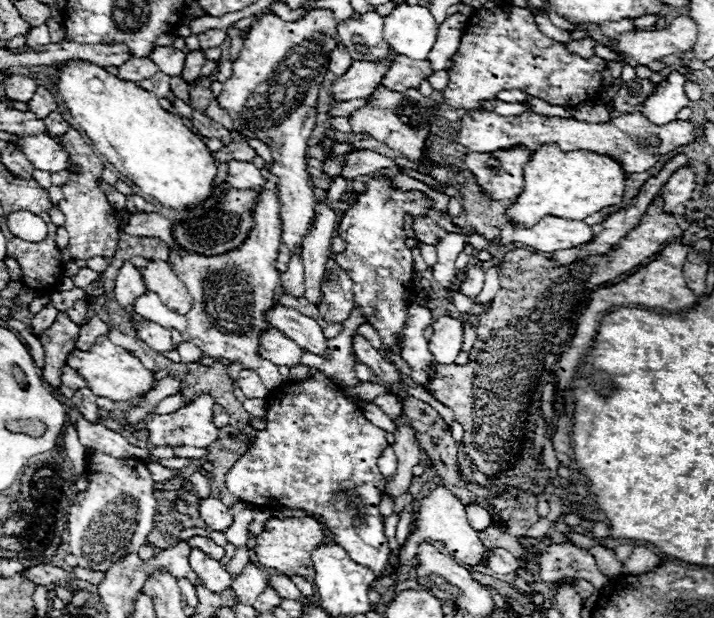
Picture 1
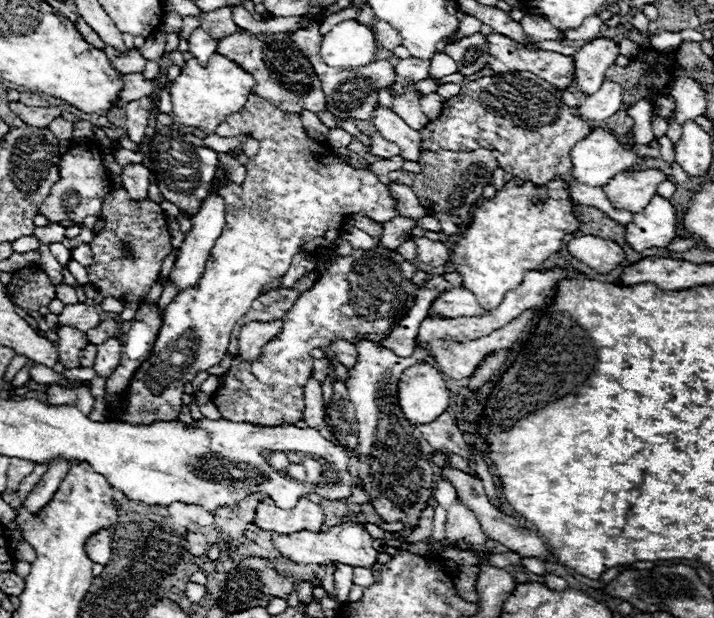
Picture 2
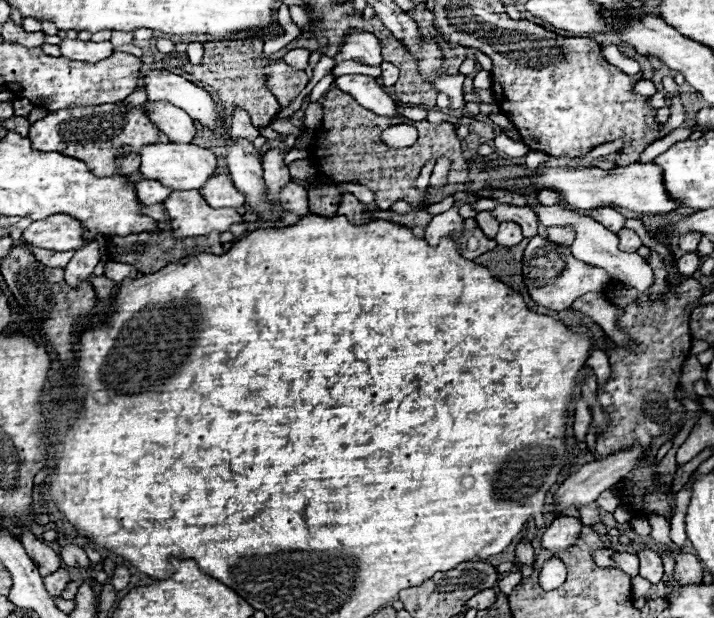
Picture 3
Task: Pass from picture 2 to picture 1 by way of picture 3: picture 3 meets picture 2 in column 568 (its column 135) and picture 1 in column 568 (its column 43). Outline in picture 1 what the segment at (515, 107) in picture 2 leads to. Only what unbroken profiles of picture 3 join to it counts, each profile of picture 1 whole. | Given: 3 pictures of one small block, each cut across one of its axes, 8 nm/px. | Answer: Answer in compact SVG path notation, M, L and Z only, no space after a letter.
M468 112L460 120L460 144L464 144L472 152L494 152L500 148L510 148L514 144L522 144L532 152L544 144L558 144L562 150L588 150L598 154L610 154L622 162L628 174L644 172L658 162L660 156L696 142L696 128L690 120L674 120L664 126L652 124L642 112L624 114L612 118L606 124L586 124L574 118L546 118L538 114L522 114L522 116L498 116L494 112Z

